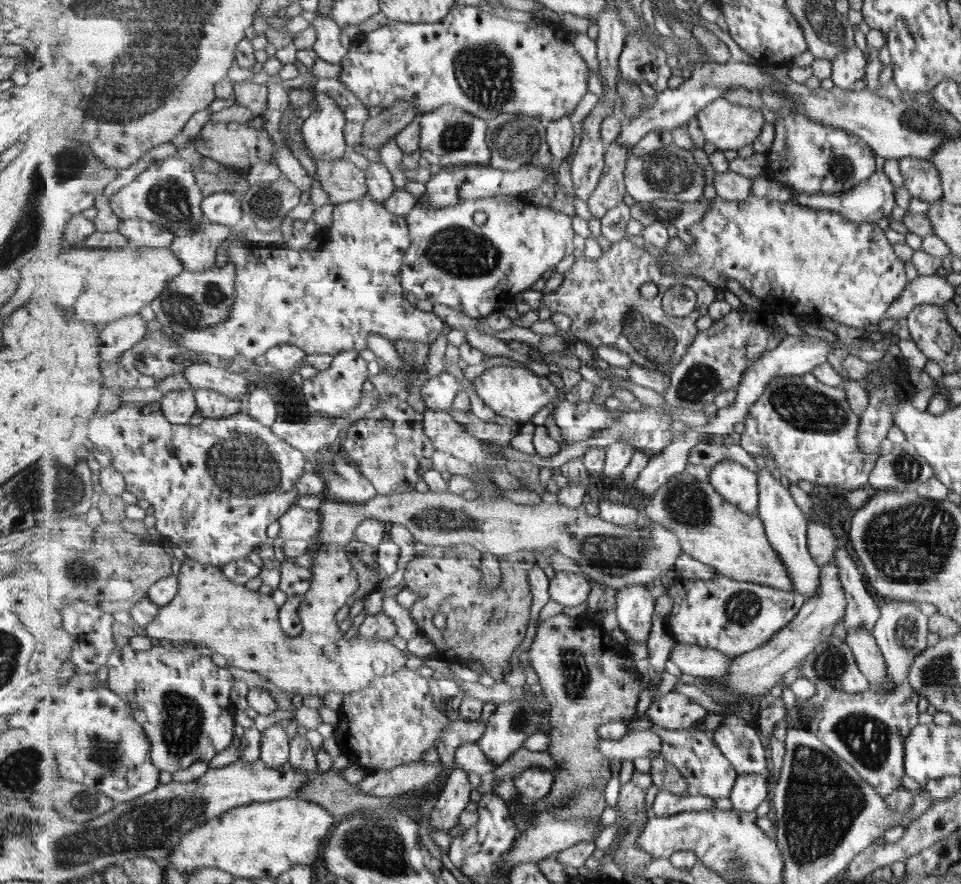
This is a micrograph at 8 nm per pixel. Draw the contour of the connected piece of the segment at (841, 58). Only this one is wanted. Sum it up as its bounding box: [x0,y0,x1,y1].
[832,46,867,91]

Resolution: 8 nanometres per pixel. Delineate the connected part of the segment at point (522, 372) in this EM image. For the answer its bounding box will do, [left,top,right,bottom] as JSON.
[471,366,564,425]

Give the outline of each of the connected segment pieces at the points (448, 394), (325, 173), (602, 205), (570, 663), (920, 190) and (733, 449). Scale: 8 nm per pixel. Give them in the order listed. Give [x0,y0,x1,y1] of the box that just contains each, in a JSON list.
[[420,372,465,411],[315,158,368,205],[587,140,630,222],[527,612,657,820],[898,157,942,203],[688,435,759,472]]

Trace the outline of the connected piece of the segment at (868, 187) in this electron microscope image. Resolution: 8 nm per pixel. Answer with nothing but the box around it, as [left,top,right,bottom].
[793,172,895,223]

